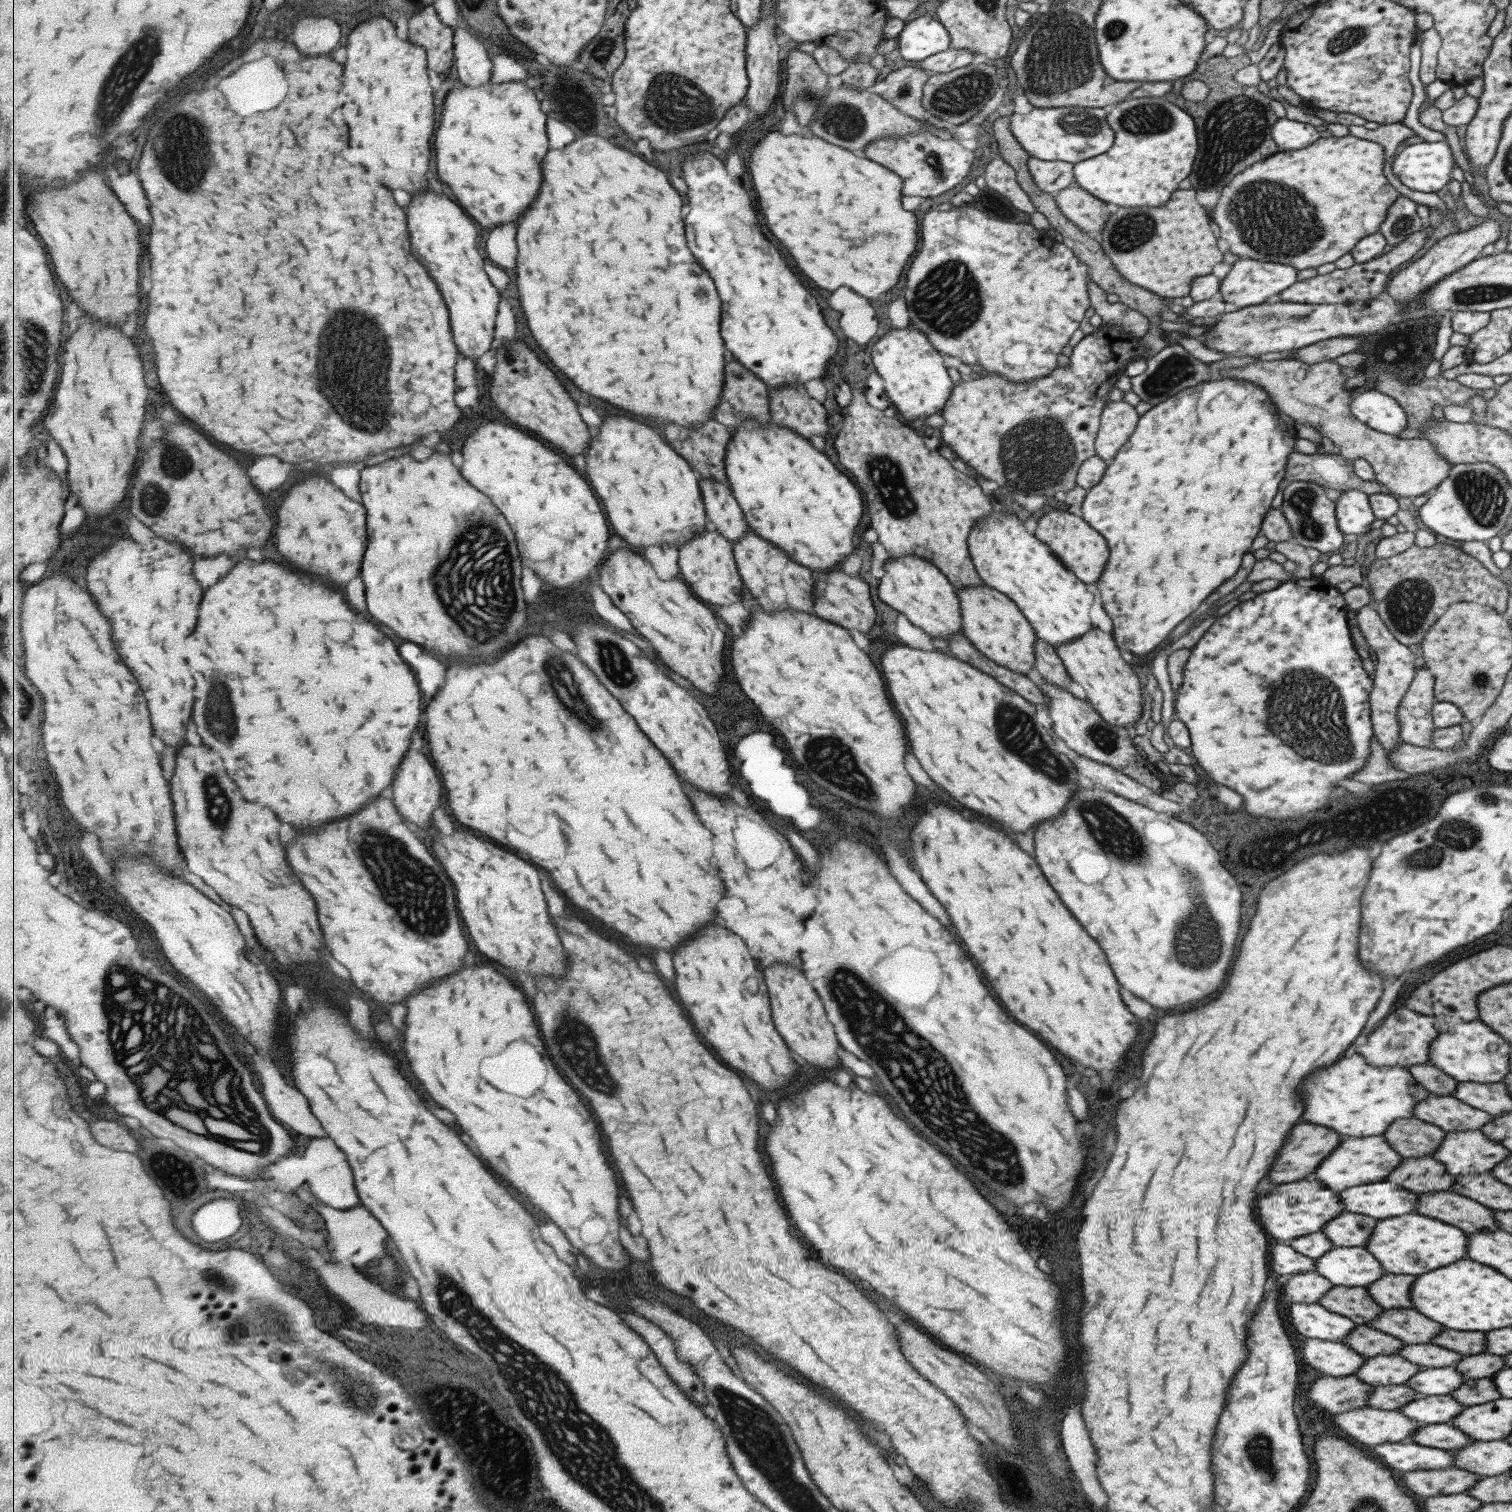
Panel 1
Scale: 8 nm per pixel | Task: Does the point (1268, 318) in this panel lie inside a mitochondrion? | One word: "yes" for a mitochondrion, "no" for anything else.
yes

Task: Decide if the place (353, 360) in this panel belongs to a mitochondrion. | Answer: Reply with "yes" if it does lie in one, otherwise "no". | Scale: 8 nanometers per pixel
yes

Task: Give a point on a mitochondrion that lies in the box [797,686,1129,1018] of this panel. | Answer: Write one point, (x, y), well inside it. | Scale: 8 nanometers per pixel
(1016, 731)

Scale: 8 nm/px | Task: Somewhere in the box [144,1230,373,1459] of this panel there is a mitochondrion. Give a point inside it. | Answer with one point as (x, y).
(268, 1302)

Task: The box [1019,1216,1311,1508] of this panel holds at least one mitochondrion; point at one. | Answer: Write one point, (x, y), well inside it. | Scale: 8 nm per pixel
(1259, 1447)

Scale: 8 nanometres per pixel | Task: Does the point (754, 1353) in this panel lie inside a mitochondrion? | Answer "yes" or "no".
no

